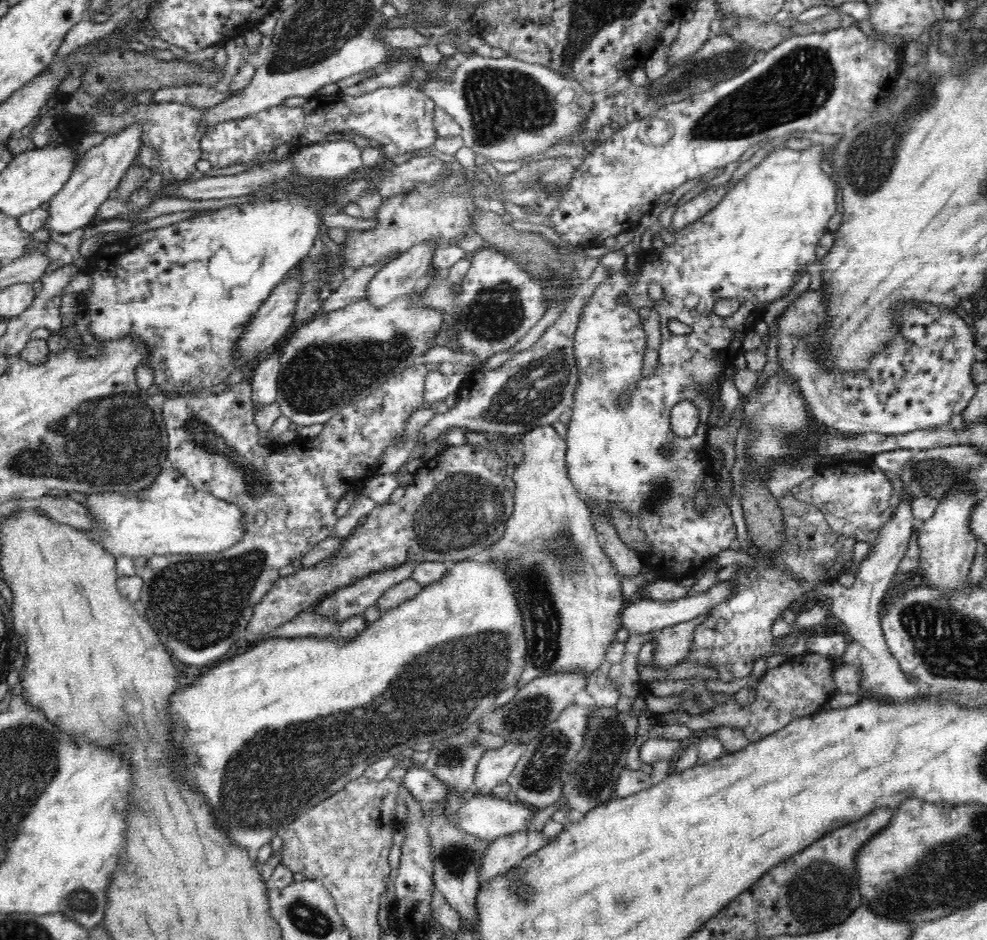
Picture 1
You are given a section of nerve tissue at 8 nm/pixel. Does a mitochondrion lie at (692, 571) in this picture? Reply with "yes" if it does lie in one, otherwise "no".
no

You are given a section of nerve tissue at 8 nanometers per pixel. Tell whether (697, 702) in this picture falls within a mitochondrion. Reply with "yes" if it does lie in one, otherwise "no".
yes

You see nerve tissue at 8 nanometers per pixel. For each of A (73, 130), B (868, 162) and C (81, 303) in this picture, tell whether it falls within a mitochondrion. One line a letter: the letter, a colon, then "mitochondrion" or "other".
A: other
B: mitochondrion
C: other

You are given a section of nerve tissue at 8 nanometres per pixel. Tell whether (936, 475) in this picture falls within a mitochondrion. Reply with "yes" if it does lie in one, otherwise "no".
yes

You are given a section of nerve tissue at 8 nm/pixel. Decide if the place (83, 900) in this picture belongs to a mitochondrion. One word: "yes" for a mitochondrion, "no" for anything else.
yes

